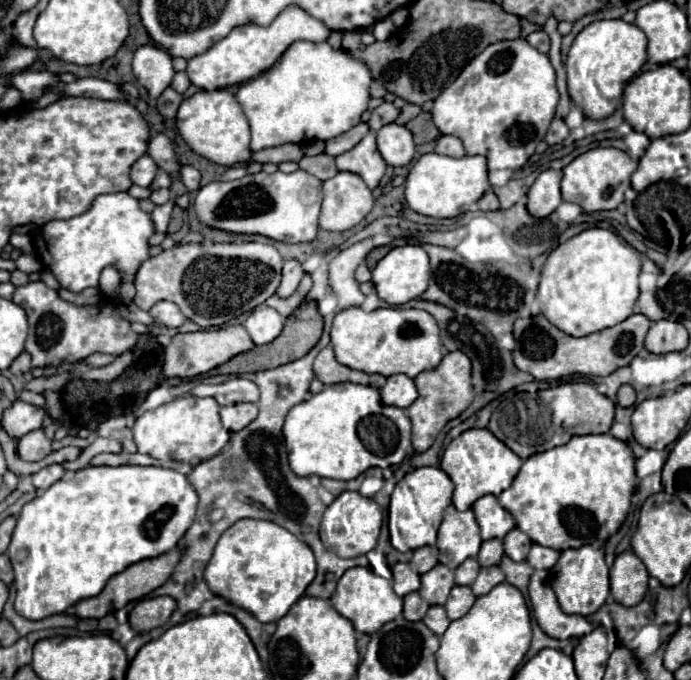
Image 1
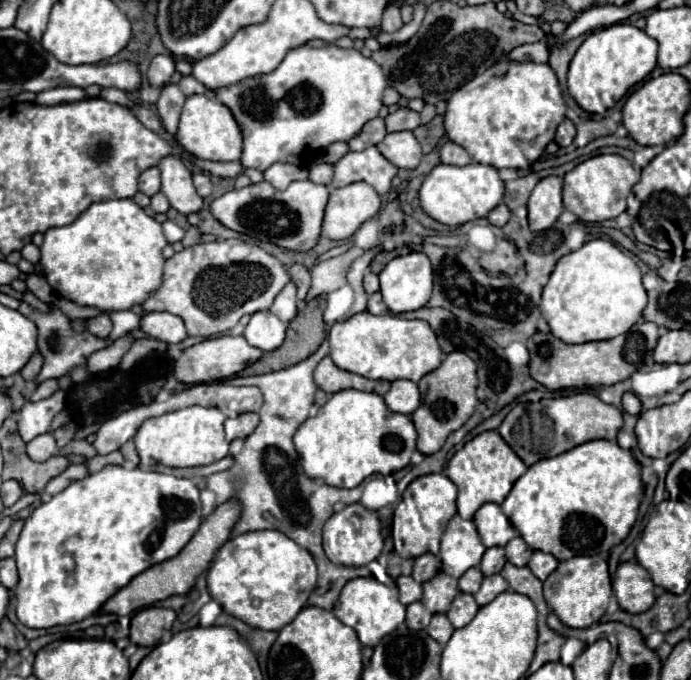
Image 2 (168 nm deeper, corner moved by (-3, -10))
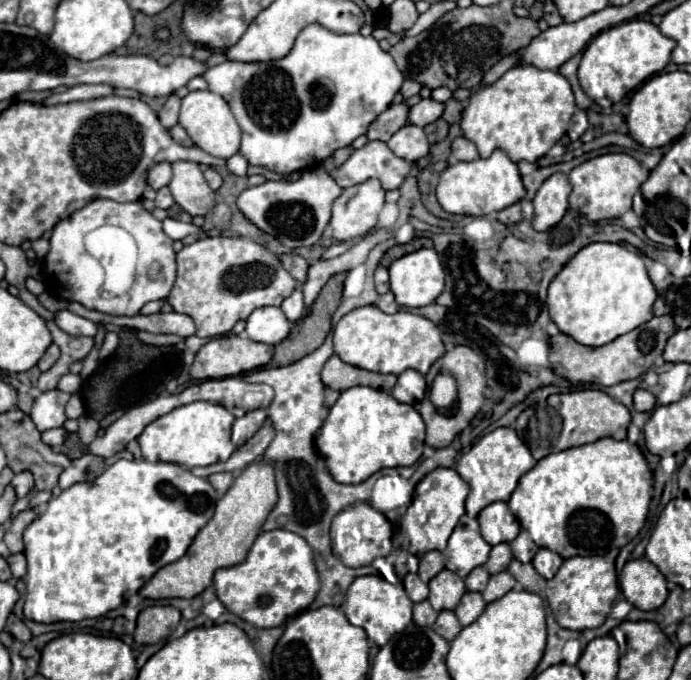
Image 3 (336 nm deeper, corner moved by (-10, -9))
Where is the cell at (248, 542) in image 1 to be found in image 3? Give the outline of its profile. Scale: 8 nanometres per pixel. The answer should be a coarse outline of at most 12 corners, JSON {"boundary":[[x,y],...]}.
{"boundary":[[300,535],[256,537],[218,569],[230,613],[280,627],[314,601],[318,569]]}

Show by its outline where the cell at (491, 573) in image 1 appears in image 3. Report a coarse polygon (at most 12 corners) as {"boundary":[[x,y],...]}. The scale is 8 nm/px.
{"boundary":[[508,571],[490,577],[482,597],[486,603],[504,597],[516,579]]}

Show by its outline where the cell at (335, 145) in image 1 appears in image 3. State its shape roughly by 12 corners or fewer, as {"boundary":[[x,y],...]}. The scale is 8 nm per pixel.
{"boundary":[[390,105],[368,127],[370,141],[388,141],[406,125],[408,107]]}

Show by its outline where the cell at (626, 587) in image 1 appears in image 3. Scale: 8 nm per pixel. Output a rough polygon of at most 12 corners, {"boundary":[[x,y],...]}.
{"boundary":[[646,557],[628,561],[618,581],[642,611],[668,597],[664,575]]}

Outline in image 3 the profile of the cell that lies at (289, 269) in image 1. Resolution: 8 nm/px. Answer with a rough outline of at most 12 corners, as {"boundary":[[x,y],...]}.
{"boundary":[[296,289],[282,301],[282,311],[290,321],[304,315],[302,291]]}

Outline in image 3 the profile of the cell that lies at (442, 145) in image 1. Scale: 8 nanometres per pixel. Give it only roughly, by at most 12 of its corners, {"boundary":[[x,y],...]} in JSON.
{"boundary":[[464,137],[452,141],[456,161],[478,159],[476,145]]}

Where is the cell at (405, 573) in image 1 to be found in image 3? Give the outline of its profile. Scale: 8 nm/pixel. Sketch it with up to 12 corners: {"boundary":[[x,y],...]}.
{"boundary":[[408,573],[404,587],[408,597],[418,603],[428,597],[428,585],[418,575]]}

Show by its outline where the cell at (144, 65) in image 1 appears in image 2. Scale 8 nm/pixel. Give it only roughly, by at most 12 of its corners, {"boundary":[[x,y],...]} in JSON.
{"boundary":[[155,56],[149,64],[151,86],[169,84],[175,62],[171,56]]}

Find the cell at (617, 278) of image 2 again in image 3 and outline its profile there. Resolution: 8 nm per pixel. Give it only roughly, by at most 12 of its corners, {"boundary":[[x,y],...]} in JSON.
{"boundary":[[618,243],[580,249],[548,287],[574,341],[650,321],[656,289]]}

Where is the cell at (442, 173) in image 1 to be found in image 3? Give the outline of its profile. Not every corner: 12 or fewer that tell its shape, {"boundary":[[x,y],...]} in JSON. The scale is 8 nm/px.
{"boundary":[[500,149],[448,165],[436,187],[446,213],[490,215],[524,197]]}

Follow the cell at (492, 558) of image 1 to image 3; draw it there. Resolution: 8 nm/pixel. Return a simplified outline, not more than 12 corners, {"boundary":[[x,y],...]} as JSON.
{"boundary":[[508,543],[494,545],[486,569],[494,575],[512,561]]}

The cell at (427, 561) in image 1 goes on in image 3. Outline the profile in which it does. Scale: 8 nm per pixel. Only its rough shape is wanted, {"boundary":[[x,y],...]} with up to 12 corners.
{"boundary":[[442,553],[420,555],[418,575],[428,583],[446,565]]}

